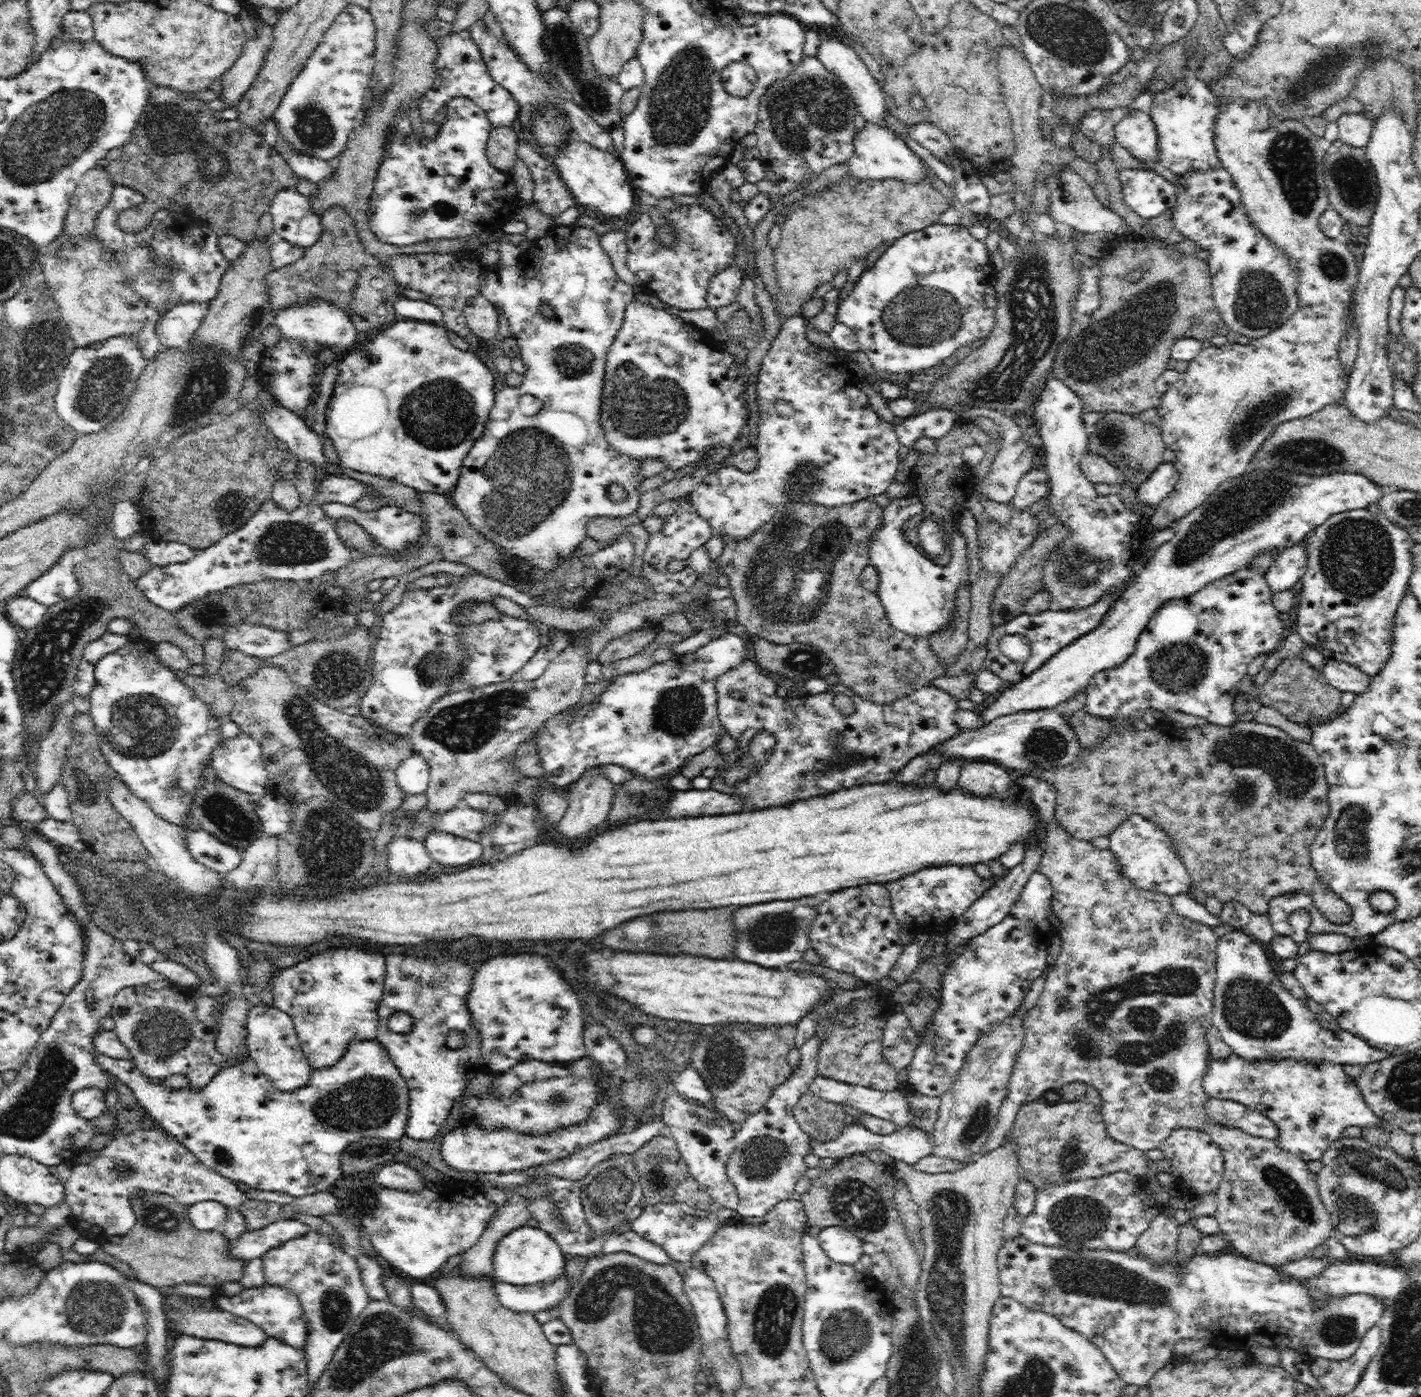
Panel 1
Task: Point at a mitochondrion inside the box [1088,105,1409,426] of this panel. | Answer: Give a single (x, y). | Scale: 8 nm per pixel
(1292, 157)

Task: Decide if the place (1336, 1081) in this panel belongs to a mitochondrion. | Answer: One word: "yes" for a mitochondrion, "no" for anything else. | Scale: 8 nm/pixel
no

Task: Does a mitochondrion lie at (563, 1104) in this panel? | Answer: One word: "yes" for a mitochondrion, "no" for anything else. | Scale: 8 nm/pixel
yes

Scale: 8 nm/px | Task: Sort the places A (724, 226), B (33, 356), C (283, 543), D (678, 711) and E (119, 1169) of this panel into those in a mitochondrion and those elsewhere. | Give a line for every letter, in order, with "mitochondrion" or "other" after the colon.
A: other
B: mitochondrion
C: mitochondrion
D: mitochondrion
E: mitochondrion

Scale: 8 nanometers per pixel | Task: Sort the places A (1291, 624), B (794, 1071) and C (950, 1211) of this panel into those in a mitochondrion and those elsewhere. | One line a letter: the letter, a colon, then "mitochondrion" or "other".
A: other
B: other
C: mitochondrion

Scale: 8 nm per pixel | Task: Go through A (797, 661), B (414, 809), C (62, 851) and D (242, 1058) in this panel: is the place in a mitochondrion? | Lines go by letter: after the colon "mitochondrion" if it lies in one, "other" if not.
A: mitochondrion
B: other
C: other
D: other

